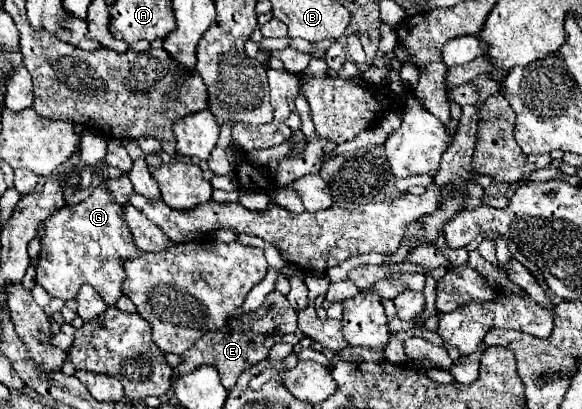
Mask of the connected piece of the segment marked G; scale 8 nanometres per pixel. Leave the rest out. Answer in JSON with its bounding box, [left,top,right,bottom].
[36,160,140,306]

